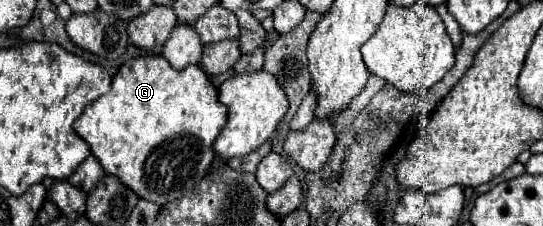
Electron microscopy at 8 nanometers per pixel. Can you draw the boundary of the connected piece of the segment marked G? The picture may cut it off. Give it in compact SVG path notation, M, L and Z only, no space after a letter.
M146 54L146 56L138 56L138 58L128 60L128 62L118 70L118 74L116 74L114 80L112 80L110 92L108 92L106 96L98 98L96 102L92 102L92 104L82 112L82 116L74 122L74 130L90 144L92 154L98 158L98 162L102 164L102 168L104 168L106 172L112 172L114 176L120 176L120 180L124 180L124 184L128 184L128 188L132 188L140 198L152 200L152 202L156 202L158 206L164 206L164 204L168 204L168 202L178 200L184 192L190 192L190 188L194 188L194 186L198 184L198 180L202 180L204 174L210 170L212 160L216 158L216 152L212 150L212 144L214 144L216 136L220 134L220 130L224 128L226 116L228 116L228 108L218 100L218 90L216 90L216 86L210 82L208 74L206 74L200 66L186 66L186 68L182 68L182 70L176 70L176 68L170 66L170 62L168 62L164 56Z

